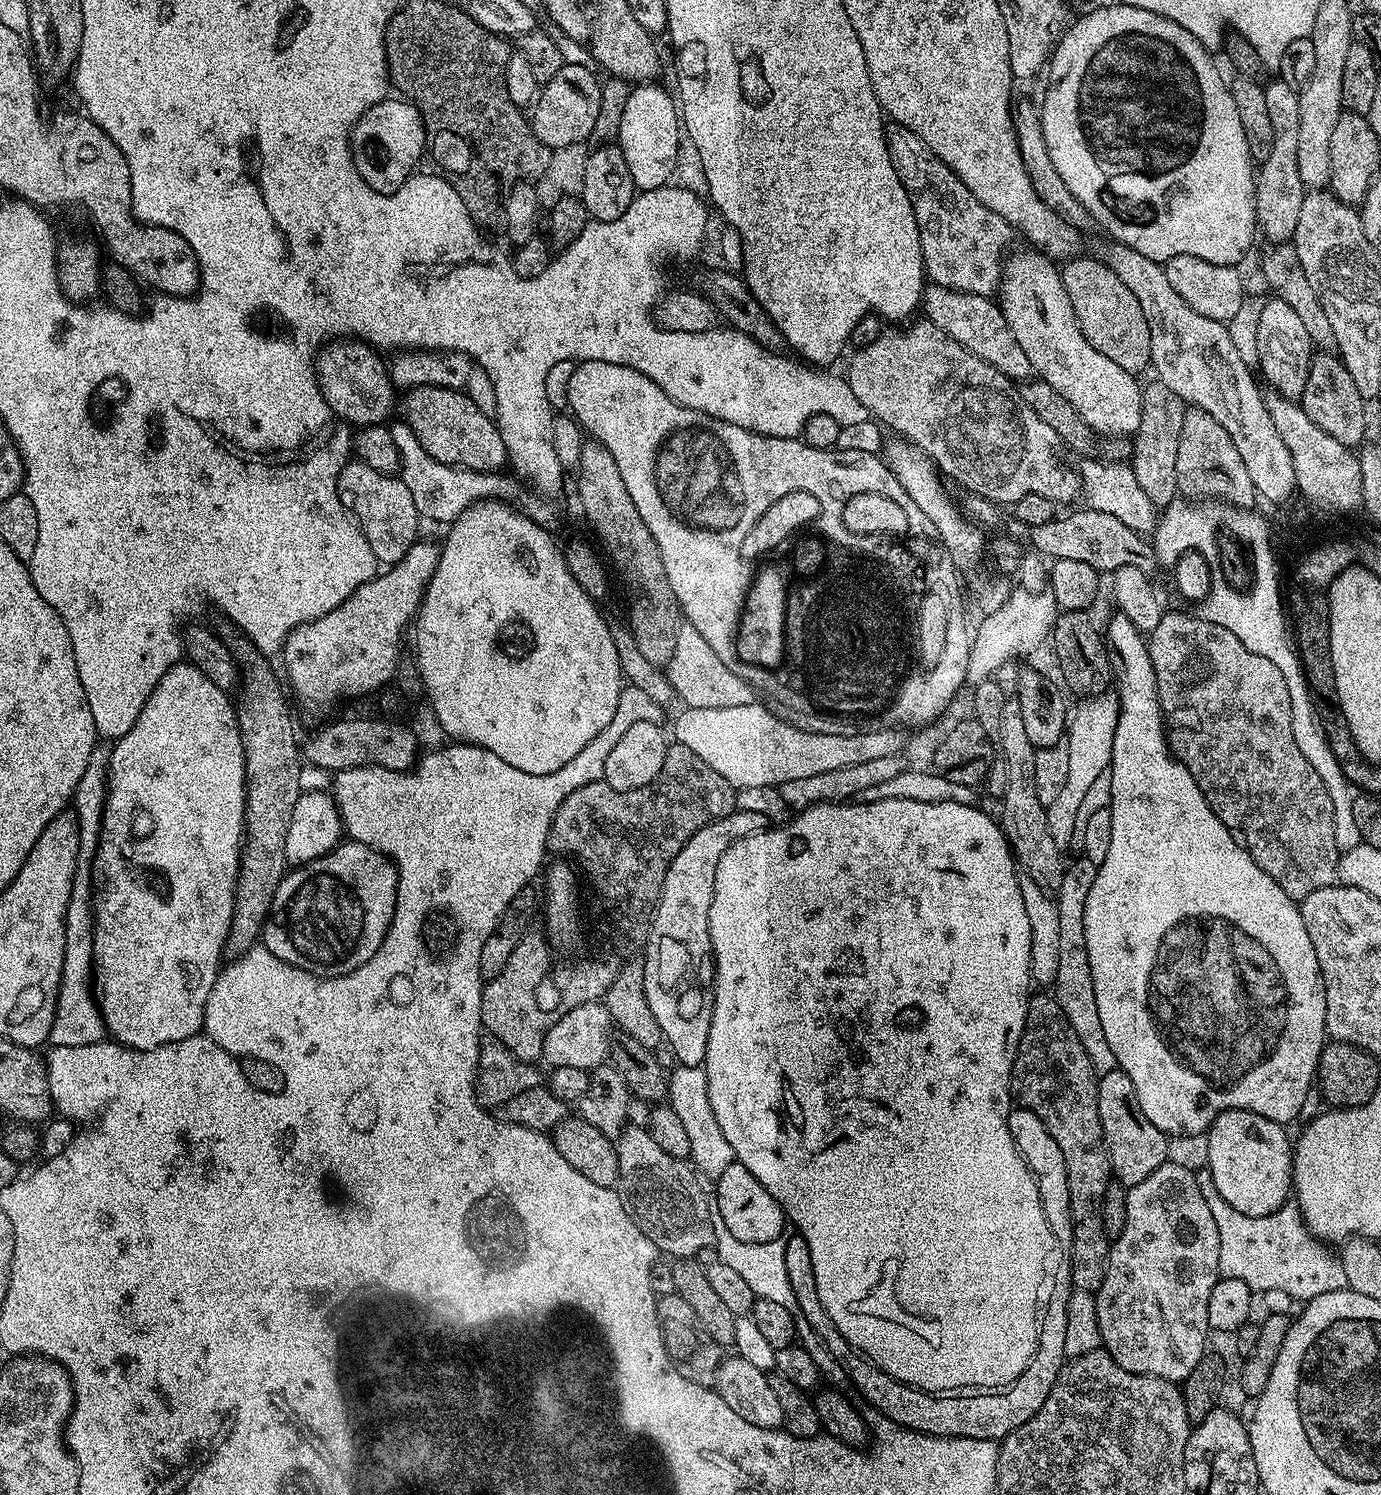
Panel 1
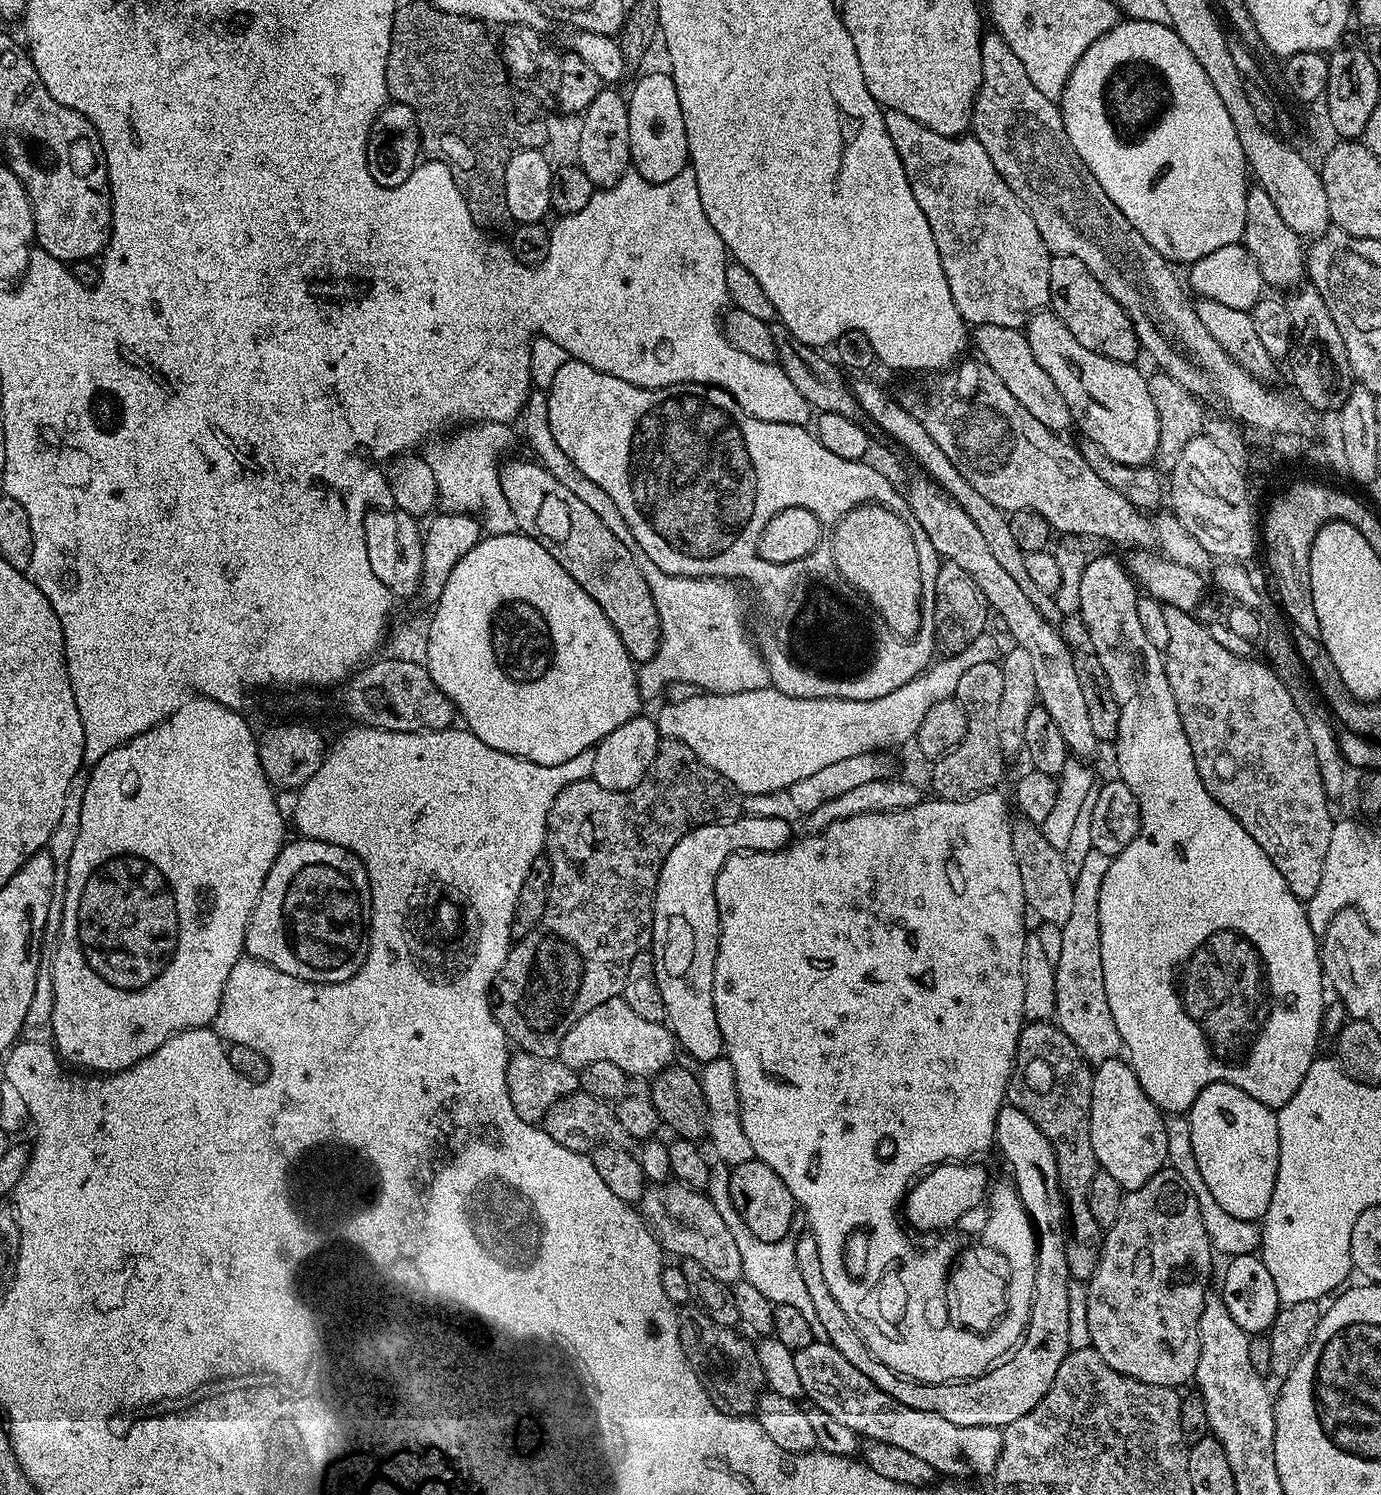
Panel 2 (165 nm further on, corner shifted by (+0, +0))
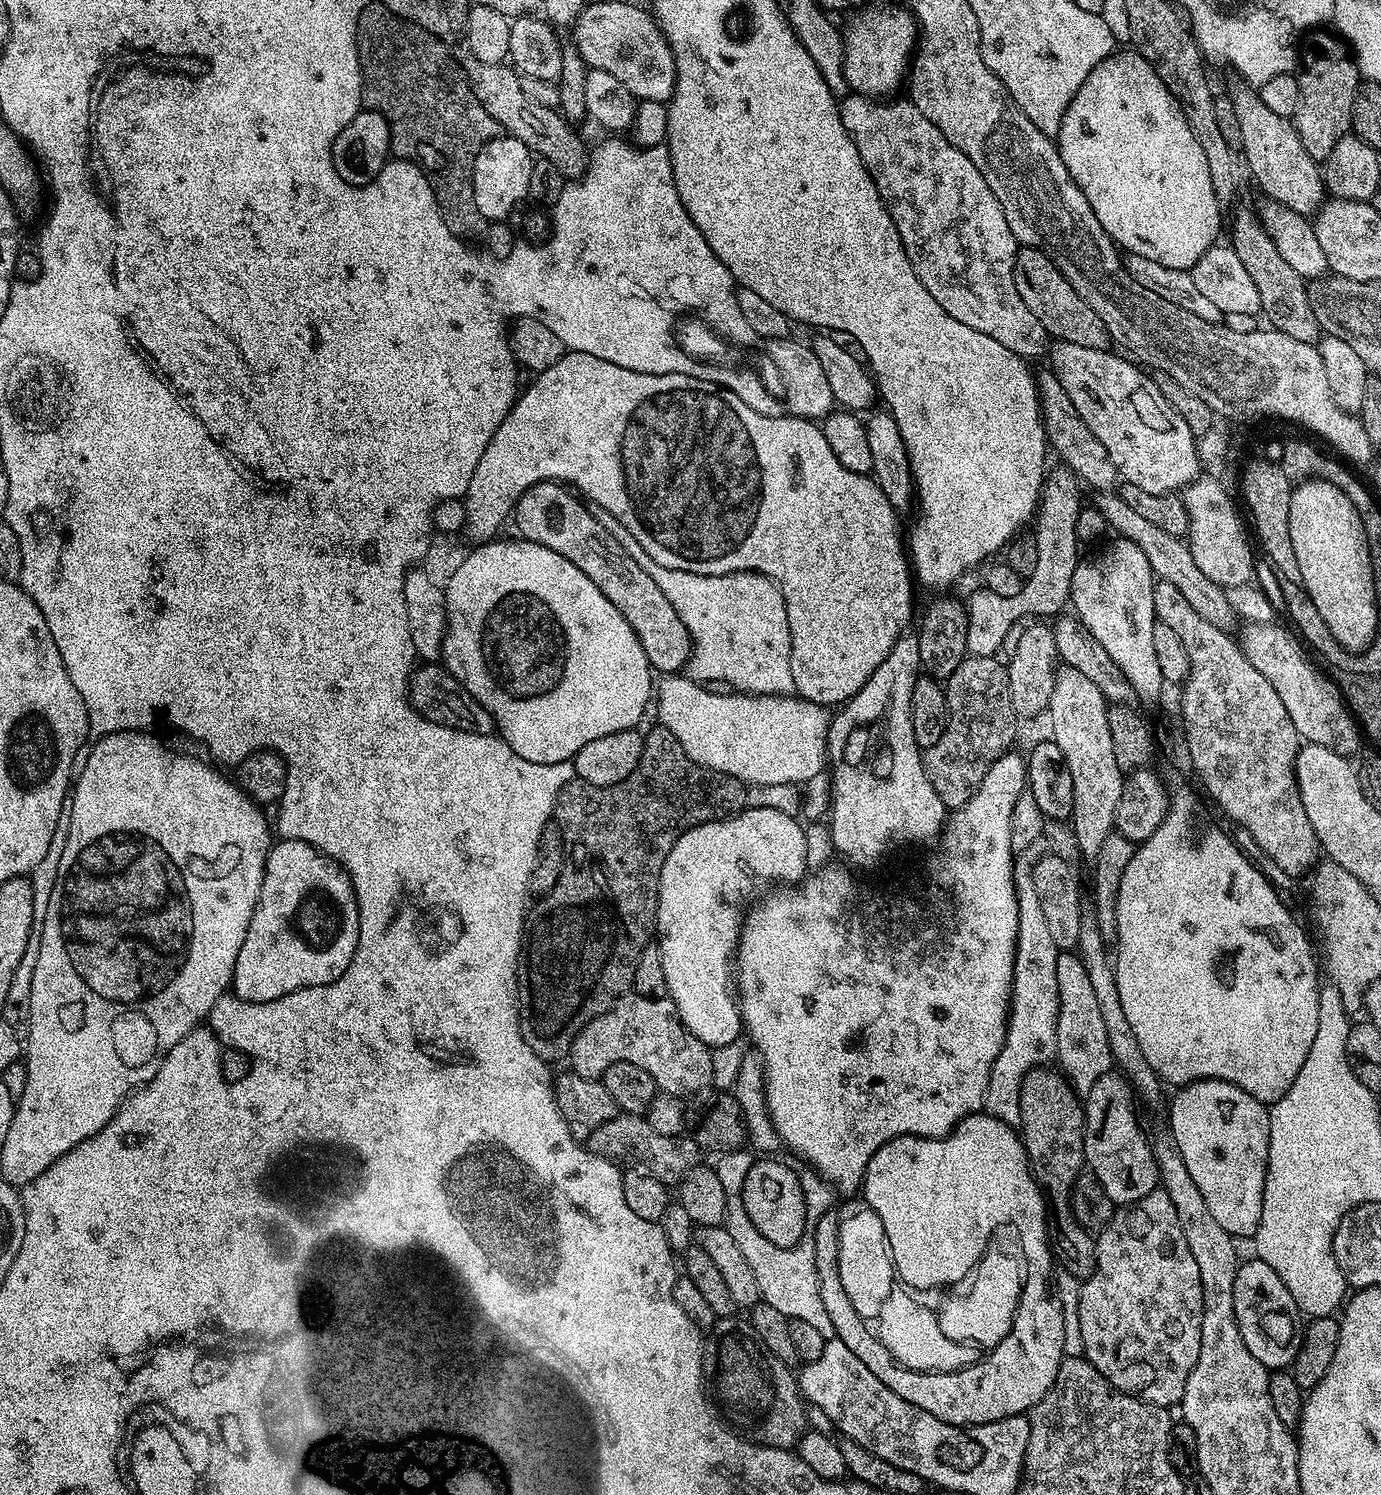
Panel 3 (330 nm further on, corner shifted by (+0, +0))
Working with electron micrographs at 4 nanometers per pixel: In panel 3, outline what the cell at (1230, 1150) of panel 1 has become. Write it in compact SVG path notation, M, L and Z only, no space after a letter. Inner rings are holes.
M1207 1080L1201 1084L1194 1085L1187 1089L1176 1101L1176 1126L1178 1138L1180 1139L1179 1151L1184 1151L1184 1160L1188 1163L1187 1171L1195 1180L1198 1190L1202 1190L1202 1198L1206 1198L1206 1202L1210 1205L1210 1210L1214 1214L1214 1218L1218 1218L1218 1222L1222 1222L1222 1226L1226 1226L1226 1230L1231 1232L1233 1237L1240 1236L1255 1237L1262 1226L1262 1218L1266 1214L1266 1194L1269 1190L1270 1166L1272 1165L1272 1108L1267 1104L1258 1102L1258 1098L1254 1098L1254 1094L1246 1094L1246 1090L1242 1090L1238 1086L1234 1086L1230 1082L1218 1082L1217 1080Z

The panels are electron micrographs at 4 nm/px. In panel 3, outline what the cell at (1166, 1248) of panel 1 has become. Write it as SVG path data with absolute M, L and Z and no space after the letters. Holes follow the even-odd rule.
M1161 1182L1156 1185L1150 1194L1138 1198L1134 1202L1123 1205L1114 1222L1103 1229L1100 1236L1100 1261L1098 1270L1092 1280L1084 1285L1082 1294L1082 1338L1084 1339L1084 1351L1126 1394L1134 1394L1138 1398L1150 1398L1154 1402L1163 1404L1179 1404L1186 1394L1186 1378L1190 1378L1190 1370L1198 1366L1198 1354L1202 1354L1202 1326L1204 1325L1204 1303L1202 1302L1202 1270L1198 1270L1198 1258L1194 1258L1194 1246L1190 1246L1190 1234L1184 1221L1184 1215L1180 1212L1180 1205L1171 1187Z

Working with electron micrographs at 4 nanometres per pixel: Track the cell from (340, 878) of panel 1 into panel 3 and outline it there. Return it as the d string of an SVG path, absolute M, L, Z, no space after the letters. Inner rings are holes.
M277 839L258 894L250 934L238 958L235 991L246 999L269 1000L288 988L334 982L350 970L358 934L358 895L344 863L304 840Z

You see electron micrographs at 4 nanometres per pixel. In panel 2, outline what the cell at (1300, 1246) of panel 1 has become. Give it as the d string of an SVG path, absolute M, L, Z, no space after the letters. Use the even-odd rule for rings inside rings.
M1172 1114L1166 1120L1166 1142L1168 1143L1168 1164L1190 1186L1190 1191L1194 1193L1194 1198L1198 1198L1198 1210L1202 1214L1202 1222L1206 1226L1206 1234L1210 1238L1213 1249L1220 1252L1224 1258L1234 1256L1251 1256L1261 1247L1262 1228L1259 1223L1234 1218L1234 1214L1226 1214L1222 1206L1218 1206L1218 1201L1214 1199L1214 1194L1210 1194L1210 1186L1202 1182L1202 1174L1198 1170L1198 1158L1194 1158L1194 1142L1190 1142L1190 1126L1187 1119L1180 1114Z

